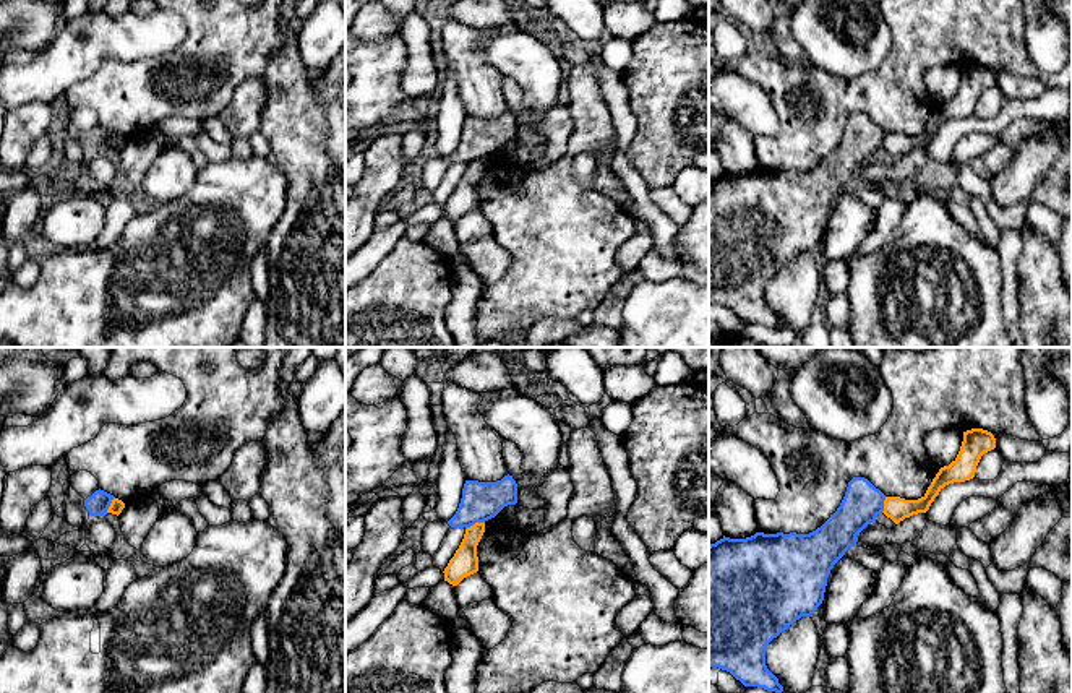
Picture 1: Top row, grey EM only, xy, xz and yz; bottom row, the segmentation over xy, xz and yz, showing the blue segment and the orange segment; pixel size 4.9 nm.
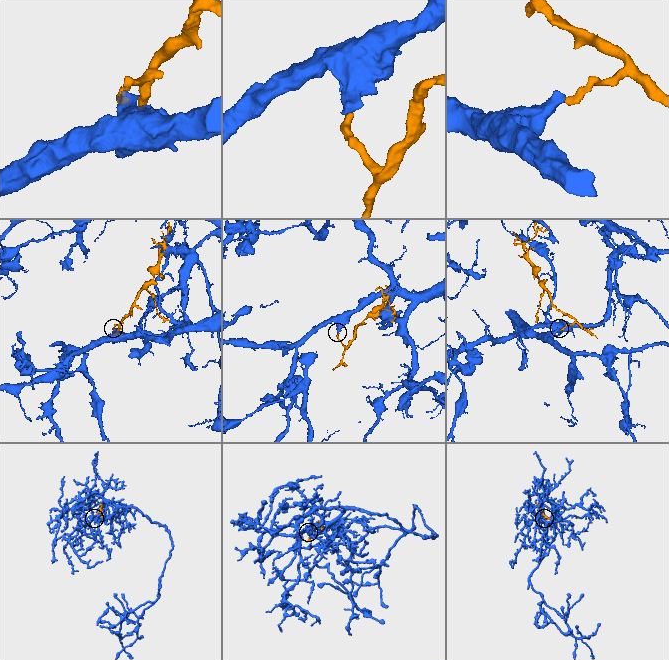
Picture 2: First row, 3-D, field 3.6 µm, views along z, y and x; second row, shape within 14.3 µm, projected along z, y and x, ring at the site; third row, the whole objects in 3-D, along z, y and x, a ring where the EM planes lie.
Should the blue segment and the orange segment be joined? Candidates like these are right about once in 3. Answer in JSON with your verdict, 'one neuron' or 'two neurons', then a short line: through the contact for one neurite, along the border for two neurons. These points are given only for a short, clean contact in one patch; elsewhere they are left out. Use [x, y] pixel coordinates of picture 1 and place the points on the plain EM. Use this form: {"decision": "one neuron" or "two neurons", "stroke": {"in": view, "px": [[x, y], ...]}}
{"decision": "two neurons", "stroke": {"in": "xz", "px": [[484, 158], [475, 158], [466, 166]]}}

